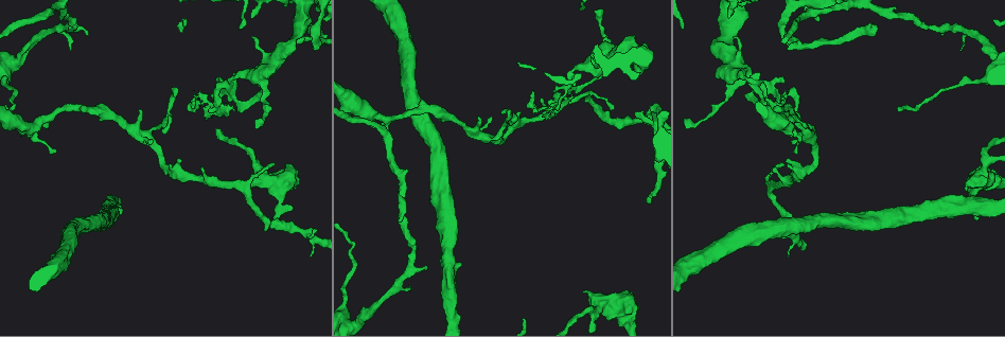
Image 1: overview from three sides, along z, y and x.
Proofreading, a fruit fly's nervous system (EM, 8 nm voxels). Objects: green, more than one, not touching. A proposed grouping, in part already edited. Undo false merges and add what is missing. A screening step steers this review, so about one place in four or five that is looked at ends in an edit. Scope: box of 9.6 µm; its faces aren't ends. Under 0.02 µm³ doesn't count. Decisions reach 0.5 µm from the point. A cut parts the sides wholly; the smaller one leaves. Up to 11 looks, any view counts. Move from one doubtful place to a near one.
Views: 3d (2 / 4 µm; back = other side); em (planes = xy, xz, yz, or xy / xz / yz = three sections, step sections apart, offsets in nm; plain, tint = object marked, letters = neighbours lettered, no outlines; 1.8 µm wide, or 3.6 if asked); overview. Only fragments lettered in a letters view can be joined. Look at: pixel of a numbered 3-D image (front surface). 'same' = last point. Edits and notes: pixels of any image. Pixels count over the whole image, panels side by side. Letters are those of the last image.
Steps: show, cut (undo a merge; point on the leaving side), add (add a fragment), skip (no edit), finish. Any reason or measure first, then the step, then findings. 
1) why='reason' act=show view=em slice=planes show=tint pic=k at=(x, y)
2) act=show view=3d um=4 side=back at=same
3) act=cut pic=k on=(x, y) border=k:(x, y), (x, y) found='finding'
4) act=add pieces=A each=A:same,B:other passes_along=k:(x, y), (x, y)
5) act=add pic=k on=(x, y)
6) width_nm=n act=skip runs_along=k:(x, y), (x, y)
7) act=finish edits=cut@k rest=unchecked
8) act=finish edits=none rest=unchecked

act=show view=3d um=4 pic=1 at=(554, 98)

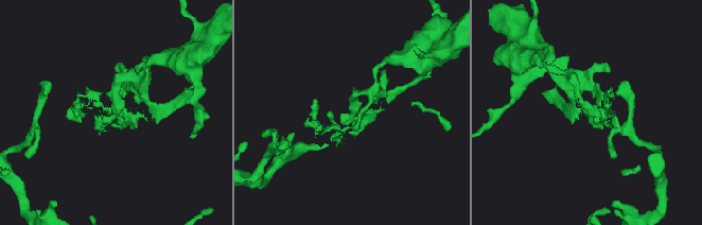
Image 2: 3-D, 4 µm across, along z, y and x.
act=show view=em slice=xz step=4 show=letters pic=2 at=(120, 110)

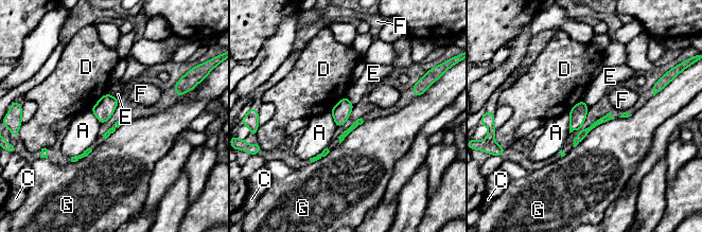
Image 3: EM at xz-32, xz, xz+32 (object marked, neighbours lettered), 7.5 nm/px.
width_nm=120 longest_contact=G:380nm act=skip each=A:other,C:other,D:other,E:other,F:other,G:other found='one neuron here'

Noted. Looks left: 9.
why='branch stops here' act=show view=em slice=planes show=letters pic=1 at=(728, 16)

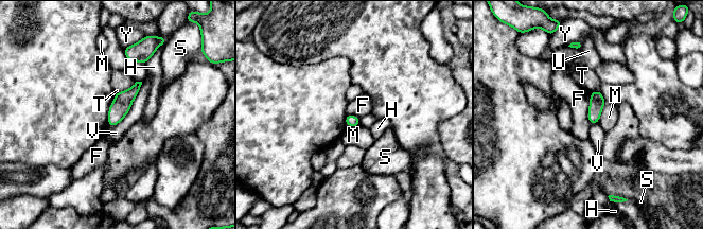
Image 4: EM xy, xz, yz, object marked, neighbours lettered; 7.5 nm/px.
longest_contact=V:440nm act=skip each=F:other,H:other,M:other,S:other,T:other,U:other,V:other,Y:other runs_along=4:(138, 84), (122, 102), (110, 123) found='none of them fits'

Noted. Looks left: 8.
why='free end' act=show view=em slice=xy step=16 show=tint pic=1 at=(967, 189)

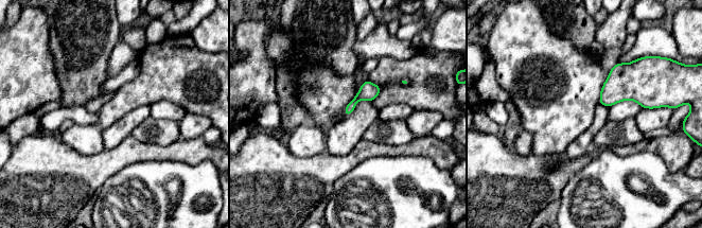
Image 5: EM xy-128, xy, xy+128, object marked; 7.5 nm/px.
why='cut it another way' act=show view=em slice=xz step=8 show=letters at=same

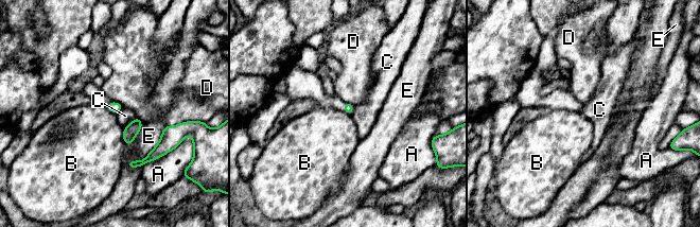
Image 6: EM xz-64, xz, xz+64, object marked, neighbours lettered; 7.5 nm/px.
act=skip each=A:other,B:other,C:other,D:other,E:other border=6:(137, 117), (124, 128) found='no lettered fragment goes on from it'

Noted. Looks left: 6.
why='free end' act=show view=3d um=2 side=back pic=1 at=(876, 30)

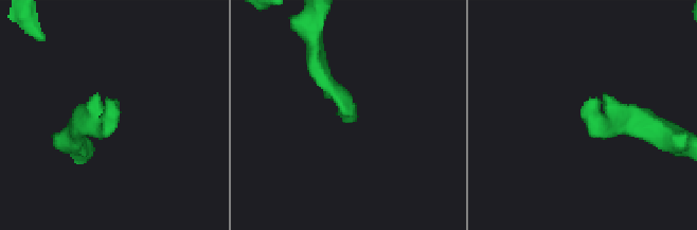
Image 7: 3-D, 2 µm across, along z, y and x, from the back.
why='shape alone is not enough' act=show view=em slice=planes show=letters pic=7 at=(108, 114)

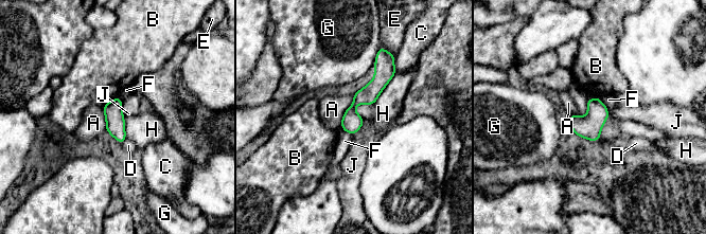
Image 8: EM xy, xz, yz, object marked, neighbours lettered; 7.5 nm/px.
width_nm=140 act=add pieces=J each=A:other,B:other,C:other,D:other,E:other,F:other,G:other,H:other,J:same passes_along=8:(115, 119), (121, 107), (130, 103) found='it goes on there'

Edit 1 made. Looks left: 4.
act=finish edits=add@8 rest=unchecked

